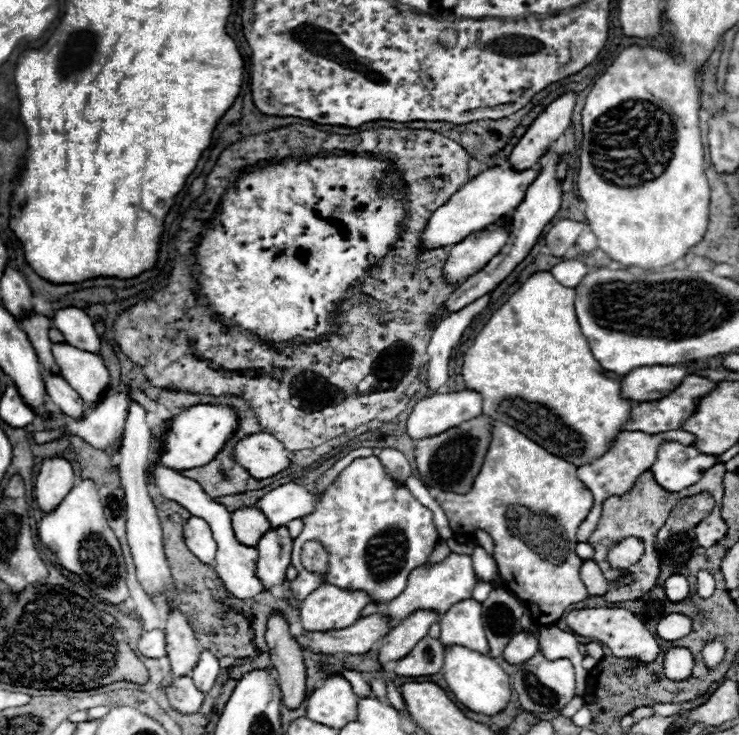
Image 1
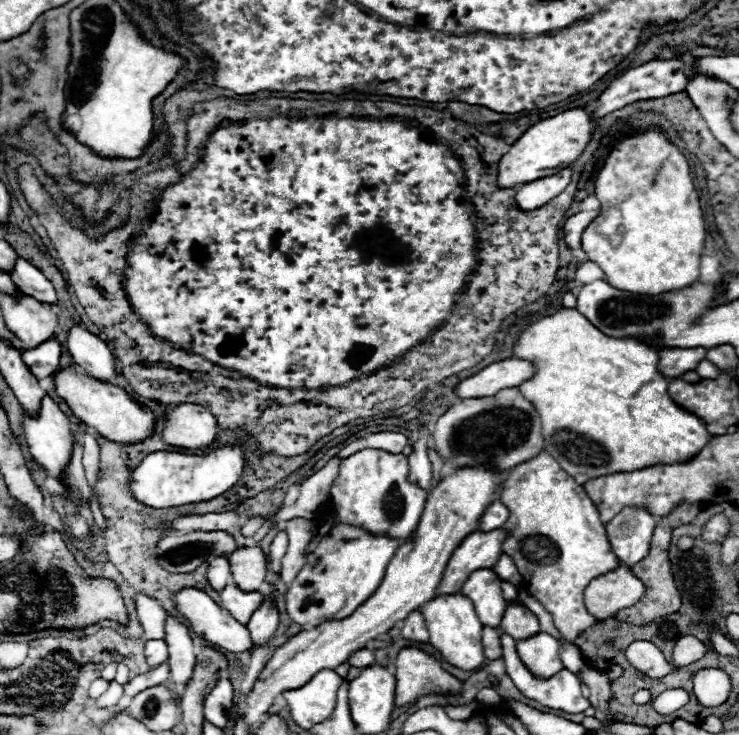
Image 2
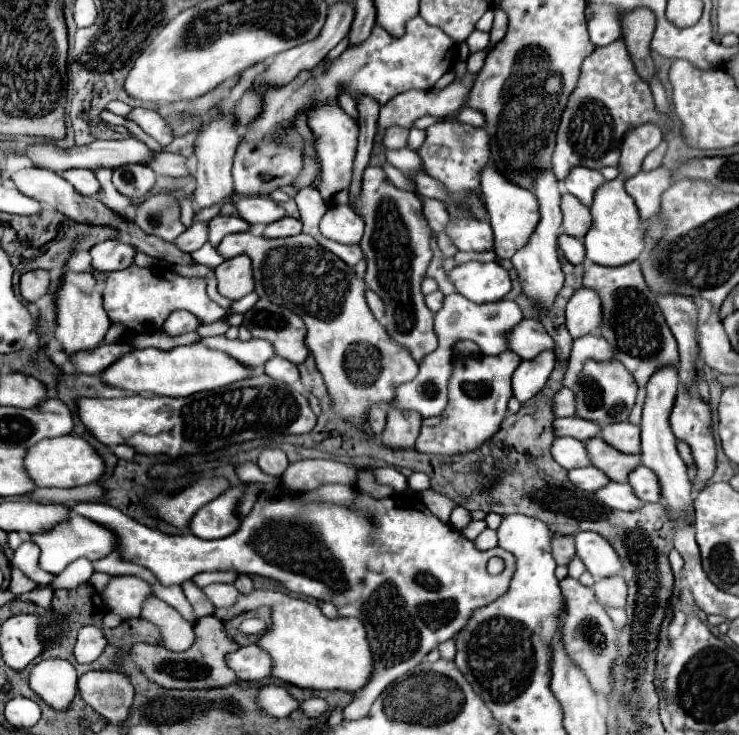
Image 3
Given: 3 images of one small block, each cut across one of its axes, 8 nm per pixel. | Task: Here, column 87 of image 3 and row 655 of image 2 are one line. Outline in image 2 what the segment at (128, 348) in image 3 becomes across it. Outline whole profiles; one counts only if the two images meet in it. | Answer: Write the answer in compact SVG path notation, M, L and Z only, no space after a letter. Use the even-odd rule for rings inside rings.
M362 648L362 650L356 650L356 652L348 658L348 664L350 664L350 666L356 666L356 668L368 668L368 666L376 664L376 660L374 660L374 654L372 654L370 650Z

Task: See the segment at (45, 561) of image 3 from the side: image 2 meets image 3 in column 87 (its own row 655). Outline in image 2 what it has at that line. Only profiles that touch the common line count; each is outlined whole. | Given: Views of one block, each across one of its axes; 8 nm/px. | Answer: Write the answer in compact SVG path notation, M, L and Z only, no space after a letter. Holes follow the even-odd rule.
M540 632L528 640L520 640L516 642L516 650L524 666L538 678L552 678L564 668L558 656L558 640L550 634Z

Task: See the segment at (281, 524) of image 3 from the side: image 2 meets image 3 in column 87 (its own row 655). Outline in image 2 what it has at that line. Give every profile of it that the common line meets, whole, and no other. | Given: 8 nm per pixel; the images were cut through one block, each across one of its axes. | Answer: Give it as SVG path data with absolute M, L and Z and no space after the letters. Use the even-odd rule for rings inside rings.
M500 634L500 646L502 646L502 658L506 662L506 670L508 670L508 676L512 678L512 682L516 684L516 688L530 700L536 700L538 704L542 706L548 706L548 708L556 708L556 710L564 710L564 712L580 712L580 710L586 710L590 708L590 702L582 696L582 690L580 690L580 684L578 684L578 678L570 672L570 670L560 670L560 674L548 678L548 680L536 680L532 678L532 674L528 672L528 668L520 662L518 658L518 652L516 652L516 642L508 636L508 634Z

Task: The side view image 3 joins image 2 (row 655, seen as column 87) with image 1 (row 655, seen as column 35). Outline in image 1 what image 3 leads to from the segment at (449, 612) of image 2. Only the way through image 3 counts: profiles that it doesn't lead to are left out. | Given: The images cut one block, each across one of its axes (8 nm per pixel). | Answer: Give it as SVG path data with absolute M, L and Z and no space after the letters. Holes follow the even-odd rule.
M450 646L446 648L446 654L444 654L442 674L448 682L448 688L456 696L456 700L476 714L498 716L512 702L514 690L510 684L510 676L490 656L474 654L472 650L462 646Z

